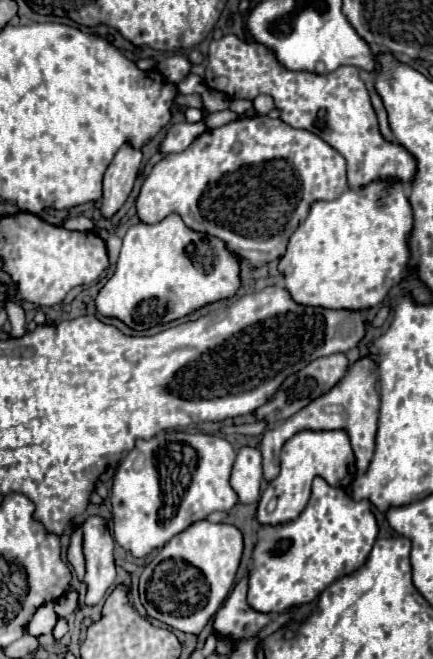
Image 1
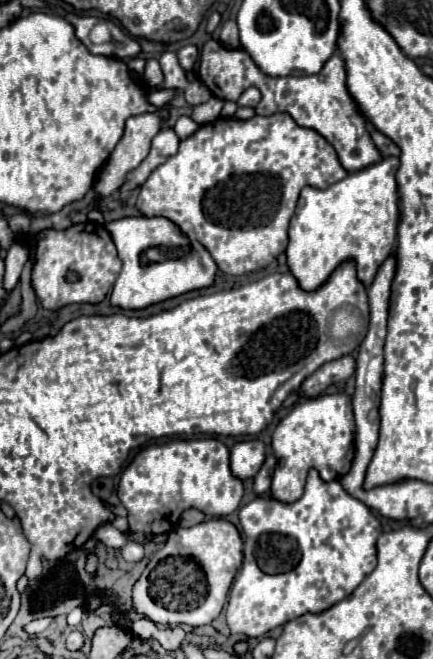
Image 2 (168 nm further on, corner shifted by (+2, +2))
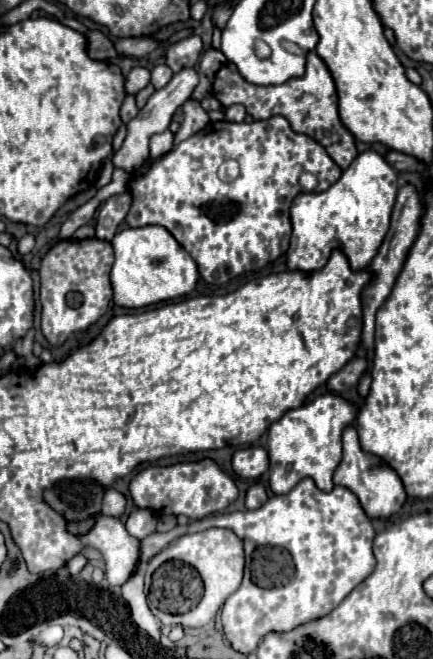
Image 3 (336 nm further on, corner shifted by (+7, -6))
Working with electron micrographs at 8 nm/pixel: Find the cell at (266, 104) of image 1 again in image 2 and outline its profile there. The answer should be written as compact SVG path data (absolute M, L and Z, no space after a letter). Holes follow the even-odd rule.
M254 87L246 89L246 91L242 93L242 97L238 99L238 105L242 105L242 107L256 107L258 103L260 103L260 93L258 93L258 89L254 89Z

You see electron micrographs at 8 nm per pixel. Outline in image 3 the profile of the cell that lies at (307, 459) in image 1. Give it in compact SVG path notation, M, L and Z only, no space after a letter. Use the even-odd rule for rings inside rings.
M321 395L307 405L289 409L279 421L271 423L267 435L267 451L271 461L271 491L275 495L289 493L301 479L311 477L321 491L333 489L333 471L341 461L341 433L355 423L359 407L341 395Z

